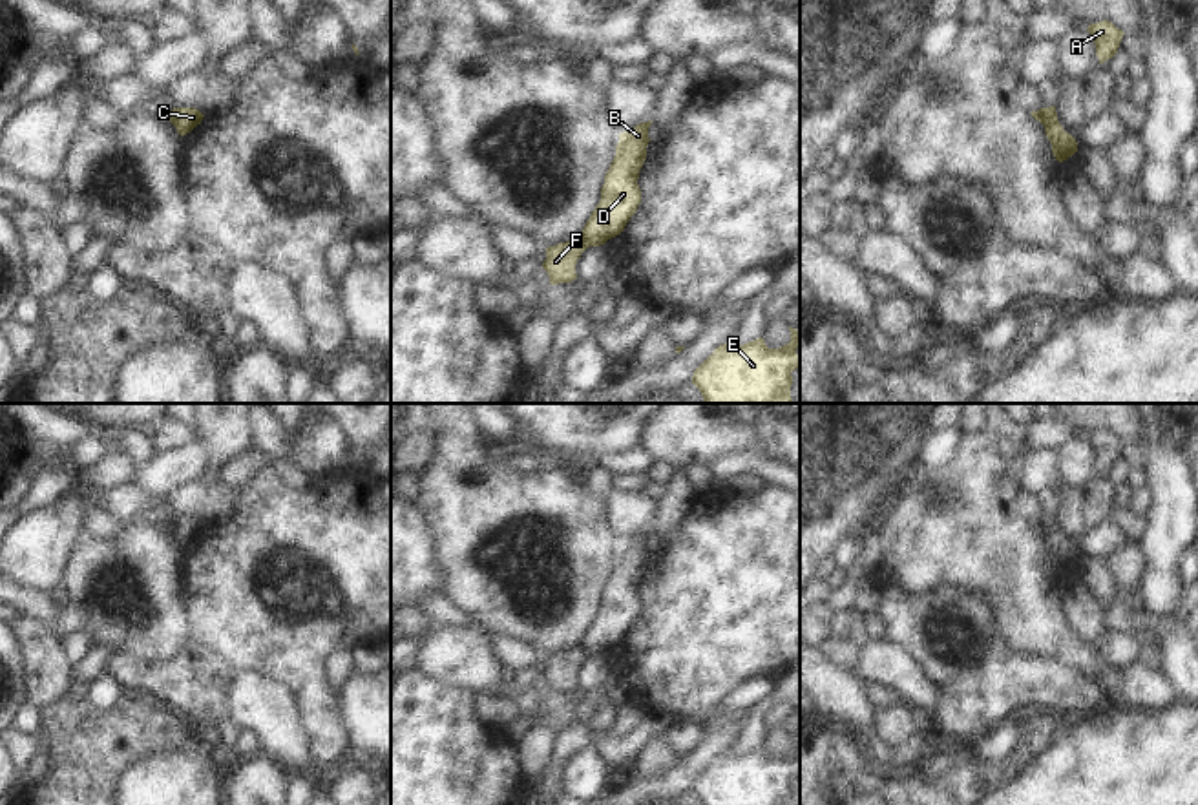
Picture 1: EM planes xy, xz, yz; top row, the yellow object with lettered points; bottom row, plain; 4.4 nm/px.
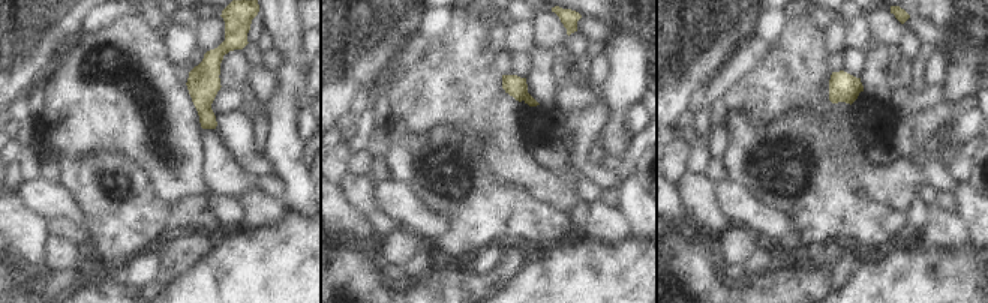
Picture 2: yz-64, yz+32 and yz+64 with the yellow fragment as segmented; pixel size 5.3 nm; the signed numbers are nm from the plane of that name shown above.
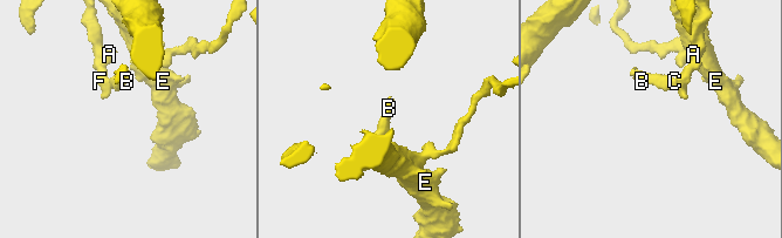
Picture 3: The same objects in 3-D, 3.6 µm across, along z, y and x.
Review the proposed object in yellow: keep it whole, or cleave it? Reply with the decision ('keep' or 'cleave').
cleave

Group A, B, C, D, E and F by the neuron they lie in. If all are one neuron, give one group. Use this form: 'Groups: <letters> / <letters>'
Groups: A E F / B C D

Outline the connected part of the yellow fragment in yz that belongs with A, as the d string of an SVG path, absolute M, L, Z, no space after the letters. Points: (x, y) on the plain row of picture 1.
M1109 429L1090 433L1087 440L1090 442L1096 453L1096 464L1099 467L1099 473L1112 467L1118 462L1119 451L1125 444Z

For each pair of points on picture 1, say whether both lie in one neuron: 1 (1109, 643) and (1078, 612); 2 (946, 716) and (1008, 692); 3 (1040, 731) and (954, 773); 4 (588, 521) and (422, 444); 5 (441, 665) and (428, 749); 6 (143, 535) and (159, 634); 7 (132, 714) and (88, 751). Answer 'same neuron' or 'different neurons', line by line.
1: same neuron
2: same neuron
3: same neuron
4: different neurons
5: different neurons
6: same neuron
7: same neuron

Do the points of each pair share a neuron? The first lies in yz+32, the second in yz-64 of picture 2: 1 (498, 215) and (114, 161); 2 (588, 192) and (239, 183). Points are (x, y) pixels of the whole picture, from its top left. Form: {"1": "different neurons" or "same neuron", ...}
{"1": "same neuron", "2": "same neuron"}

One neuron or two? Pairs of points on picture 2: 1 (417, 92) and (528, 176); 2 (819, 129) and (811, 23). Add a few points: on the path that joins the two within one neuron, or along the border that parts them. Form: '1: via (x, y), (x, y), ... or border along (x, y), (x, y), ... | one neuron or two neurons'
1: via (447, 92), (455, 92), (505, 146) | one neuron
2: border along (852, 105), (843, 129), (810, 110), (784, 111) | two neurons

